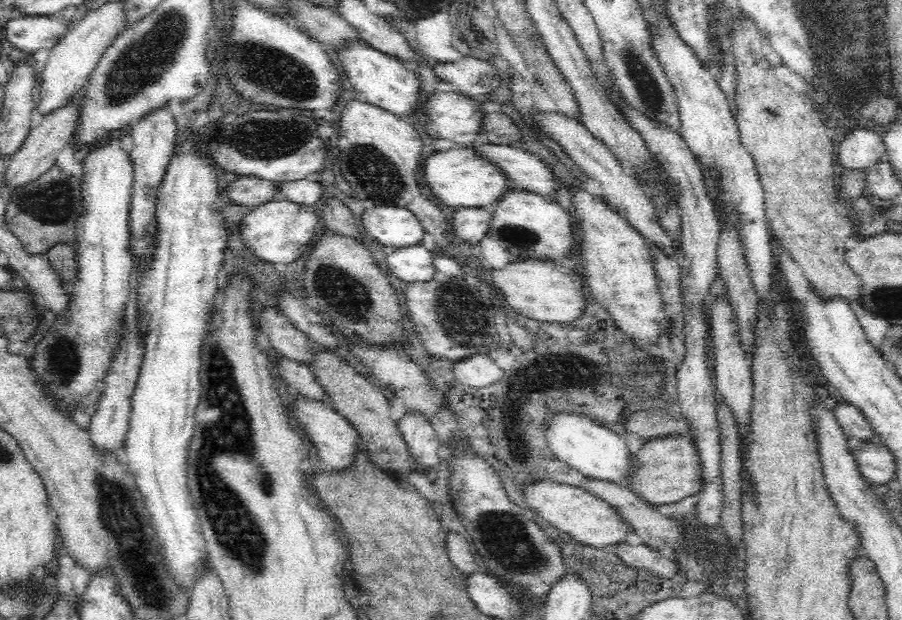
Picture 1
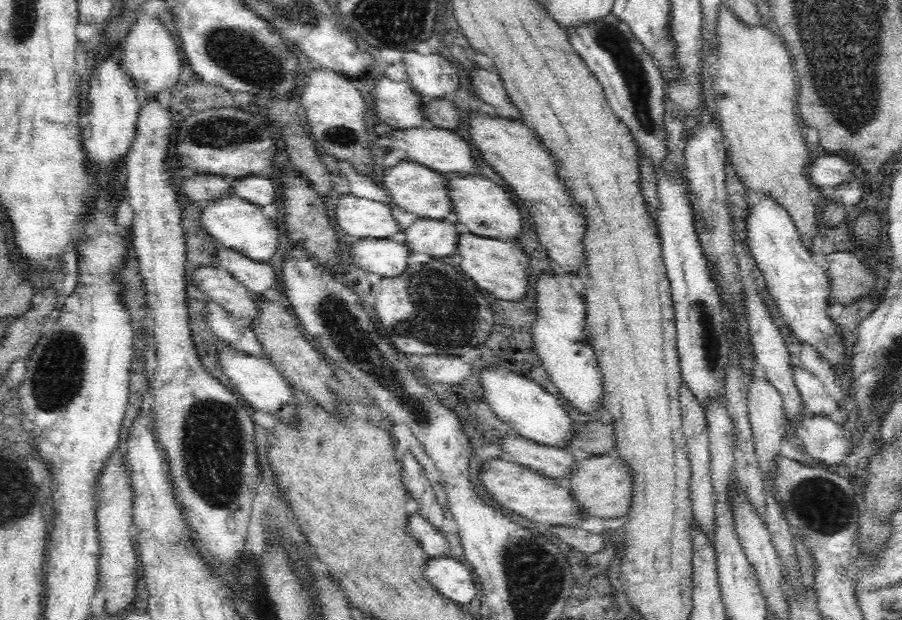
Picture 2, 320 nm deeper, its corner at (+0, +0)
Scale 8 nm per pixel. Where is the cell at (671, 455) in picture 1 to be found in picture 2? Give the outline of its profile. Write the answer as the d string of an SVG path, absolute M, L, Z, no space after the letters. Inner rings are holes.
M597 455L574 462L572 472L562 481L568 492L578 503L583 517L617 519L629 512L632 498L632 475L628 473L626 463L616 458Z

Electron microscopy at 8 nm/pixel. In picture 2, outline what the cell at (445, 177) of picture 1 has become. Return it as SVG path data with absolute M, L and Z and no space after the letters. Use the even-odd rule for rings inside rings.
M402 160L394 168L381 174L380 183L385 193L390 197L390 208L398 208L406 214L416 214L417 218L442 220L452 212L452 203L446 191L445 176L422 167L416 162Z

